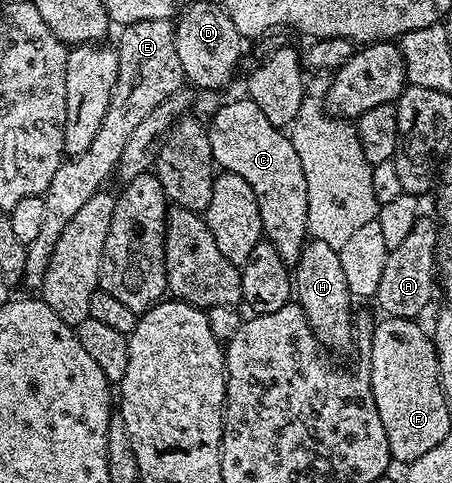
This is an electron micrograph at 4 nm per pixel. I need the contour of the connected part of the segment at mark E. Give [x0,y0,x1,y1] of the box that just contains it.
[24,20,182,289]

